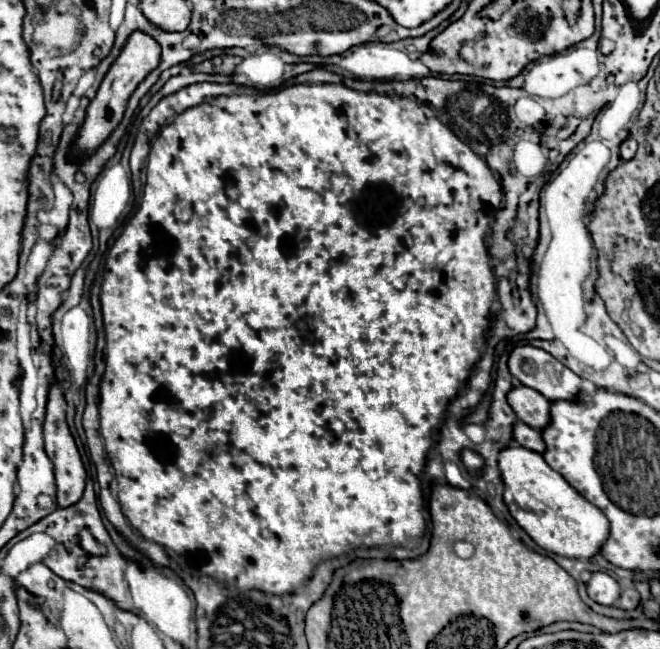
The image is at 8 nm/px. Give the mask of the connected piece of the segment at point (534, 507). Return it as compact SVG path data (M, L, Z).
M512 443L500 453L504 501L518 525L548 553L570 559L592 559L610 533L606 515L580 495L540 453Z

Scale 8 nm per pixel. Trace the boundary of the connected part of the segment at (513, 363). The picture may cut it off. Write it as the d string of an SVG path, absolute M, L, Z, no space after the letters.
M530 345L516 347L508 367L522 385L536 389L548 401L574 401L582 391L582 379L576 373L546 351Z

